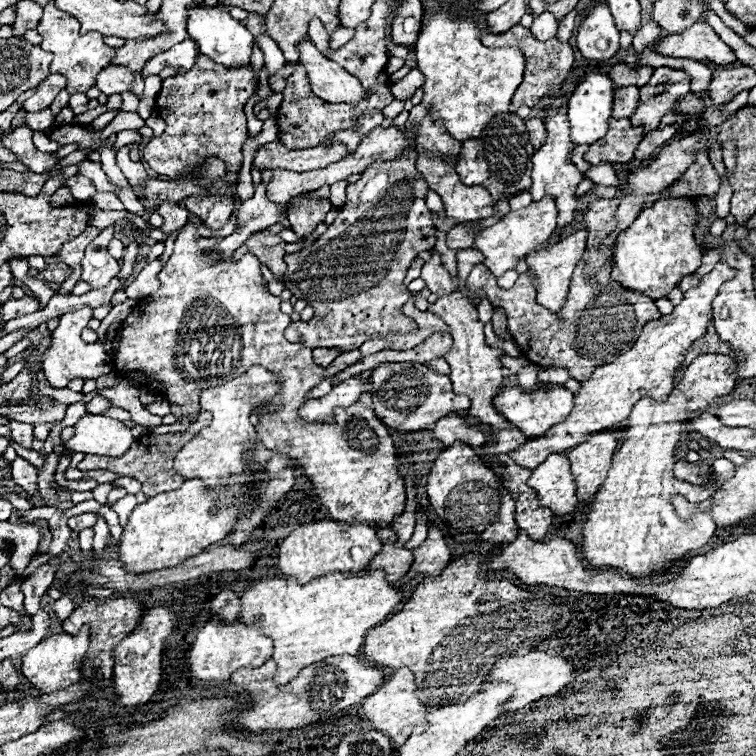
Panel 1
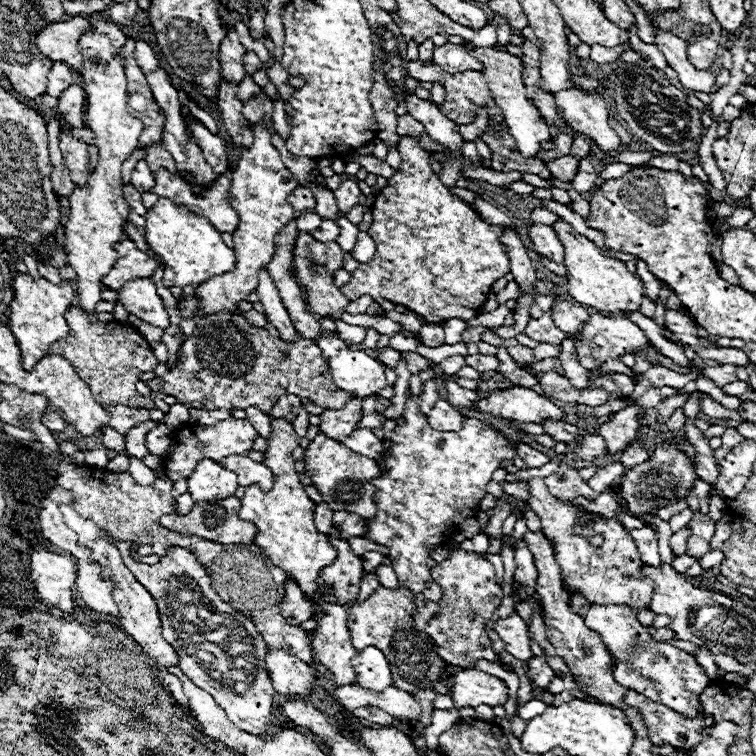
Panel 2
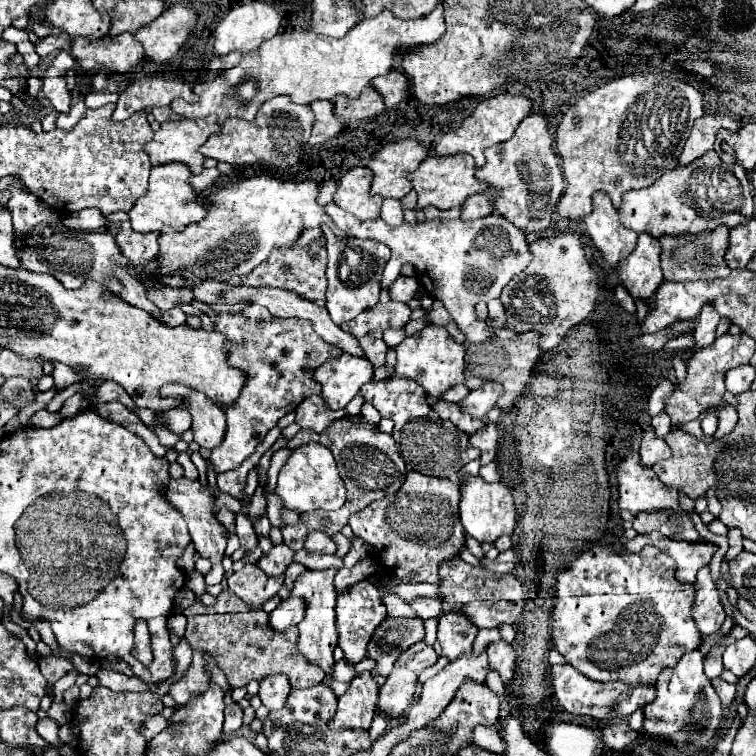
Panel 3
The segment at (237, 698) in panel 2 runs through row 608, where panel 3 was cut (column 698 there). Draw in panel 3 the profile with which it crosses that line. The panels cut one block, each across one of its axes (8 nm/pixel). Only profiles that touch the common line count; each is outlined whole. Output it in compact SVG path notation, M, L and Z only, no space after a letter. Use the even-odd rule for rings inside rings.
M710 150L704 156L700 156L698 160L694 160L694 164L678 166L676 170L664 174L652 186L626 192L624 204L618 210L618 214L620 214L622 226L634 230L636 234L646 232L654 238L680 236L680 234L694 234L696 236L700 232L714 230L718 226L726 226L732 230L736 226L746 224L746 220L750 220L754 216L754 200L752 200L752 188L750 188L750 180L746 176L746 170L738 168L738 164L736 164L736 174L734 174L734 170L728 164L724 164L714 150Z

